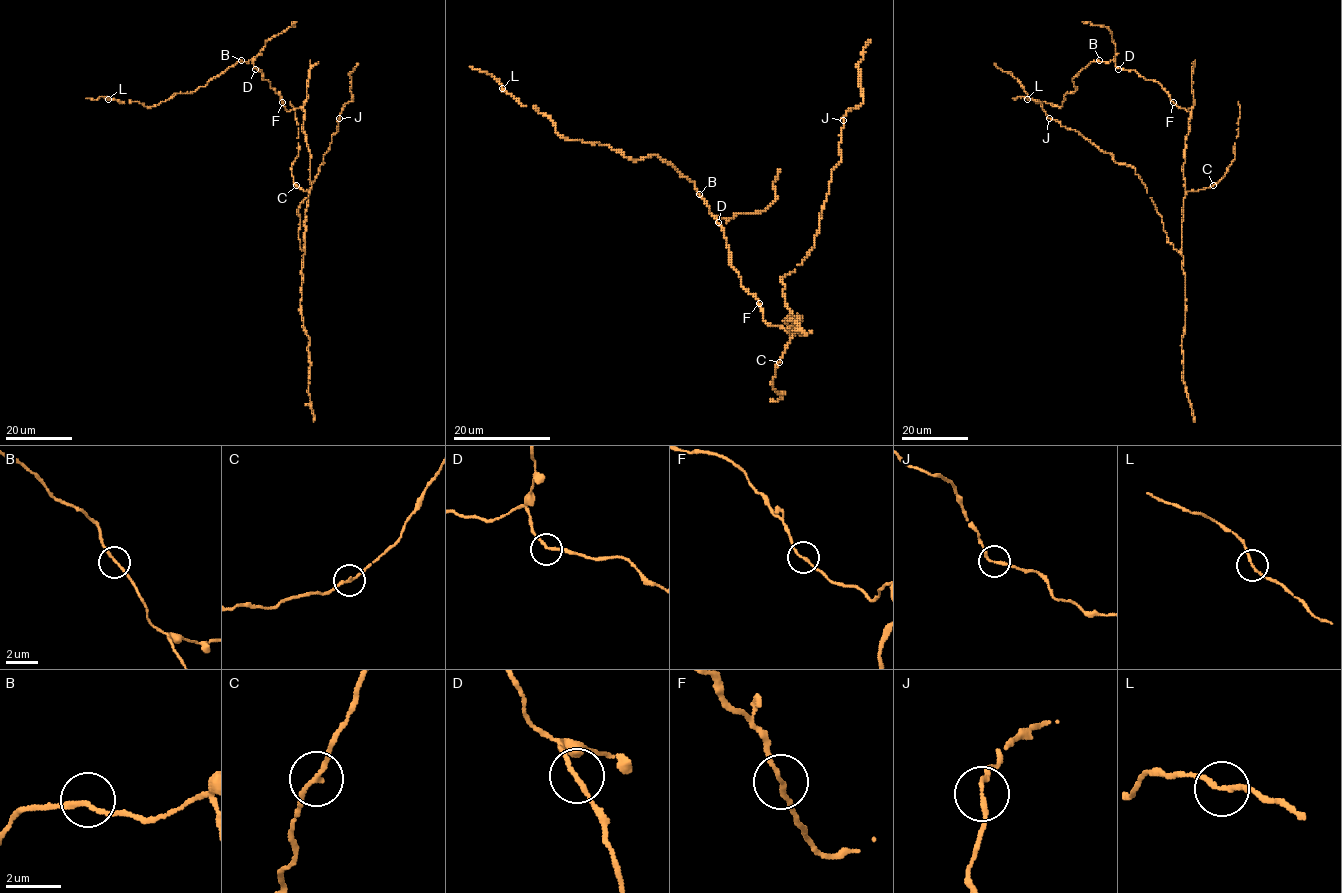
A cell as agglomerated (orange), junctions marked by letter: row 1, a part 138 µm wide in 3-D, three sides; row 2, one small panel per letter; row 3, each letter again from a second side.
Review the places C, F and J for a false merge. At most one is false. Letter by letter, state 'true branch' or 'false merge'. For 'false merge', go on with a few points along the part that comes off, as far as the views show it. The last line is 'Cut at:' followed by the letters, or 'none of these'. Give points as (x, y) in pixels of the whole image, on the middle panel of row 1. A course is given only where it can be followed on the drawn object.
C: true branch
F: true branch
J: true branch
Cut at: none of these

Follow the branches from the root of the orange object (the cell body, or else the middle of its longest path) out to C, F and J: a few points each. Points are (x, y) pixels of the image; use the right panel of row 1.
C: (1185, 157), (1185, 190), (1196, 191), (1213, 186)
F: (1185, 157), (1191, 108), (1187, 111), (1173, 102)
J: (1185, 157), (1178, 251), (1168, 242), (1161, 215), (1136, 169), (1116, 163), (1077, 131), (1048, 118)

